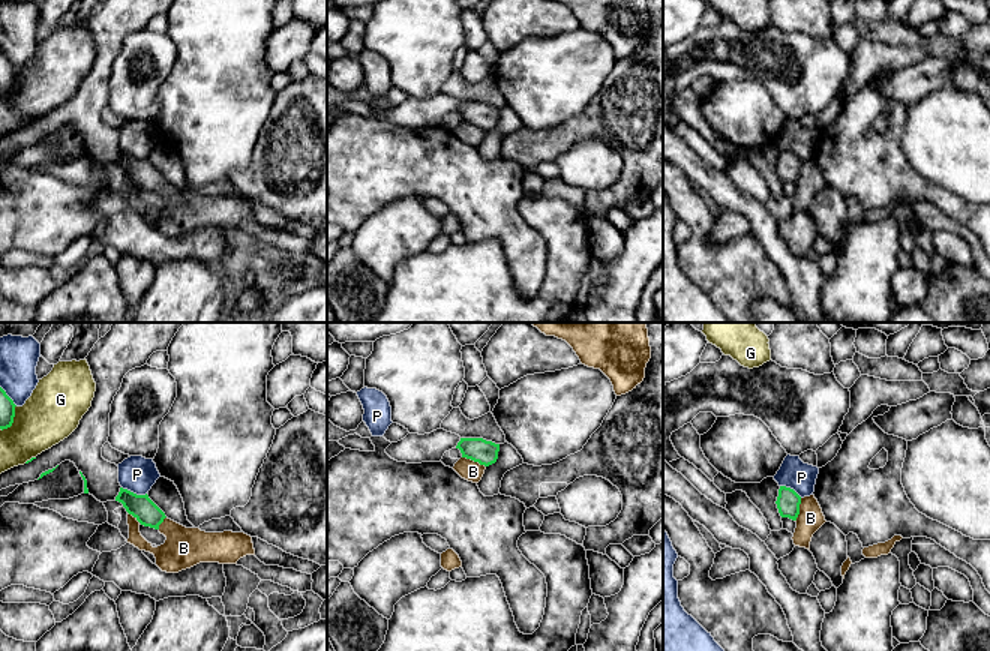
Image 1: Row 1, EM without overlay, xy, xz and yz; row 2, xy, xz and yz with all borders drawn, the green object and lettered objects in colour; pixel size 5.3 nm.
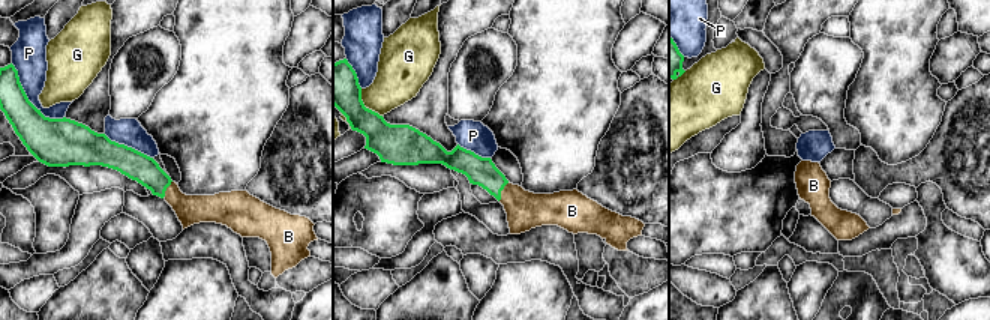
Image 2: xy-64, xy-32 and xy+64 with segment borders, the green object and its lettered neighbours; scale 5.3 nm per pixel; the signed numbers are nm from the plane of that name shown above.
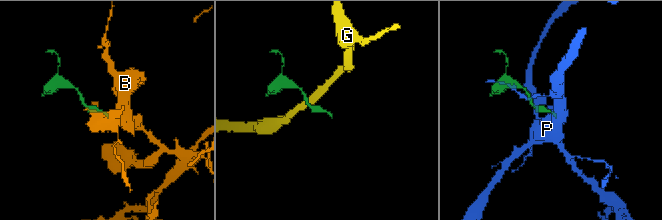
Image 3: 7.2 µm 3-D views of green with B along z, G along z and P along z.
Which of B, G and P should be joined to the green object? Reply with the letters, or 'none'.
B

